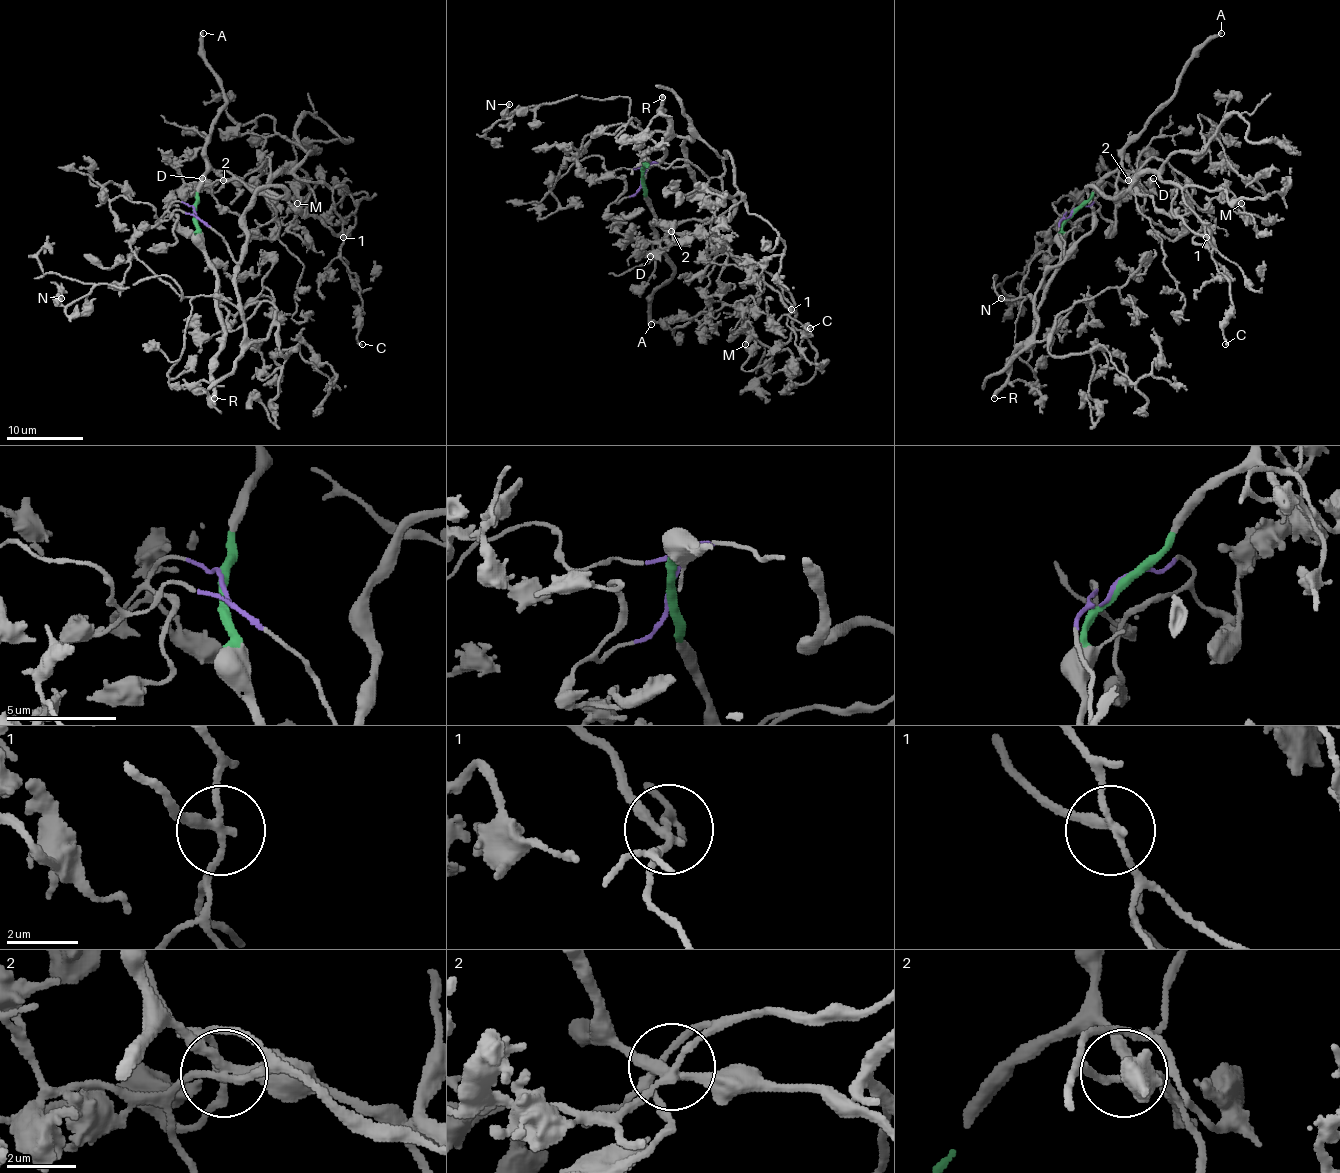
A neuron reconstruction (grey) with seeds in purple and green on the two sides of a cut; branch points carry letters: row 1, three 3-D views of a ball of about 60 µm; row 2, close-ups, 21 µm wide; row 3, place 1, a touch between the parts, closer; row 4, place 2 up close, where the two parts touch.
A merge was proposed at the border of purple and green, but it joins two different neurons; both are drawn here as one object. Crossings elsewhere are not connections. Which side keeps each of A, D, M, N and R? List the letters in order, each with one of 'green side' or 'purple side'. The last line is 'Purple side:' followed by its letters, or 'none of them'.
A: green side
D: purple side
M: purple side
N: purple side
R: green side
Purple side: D, M, N

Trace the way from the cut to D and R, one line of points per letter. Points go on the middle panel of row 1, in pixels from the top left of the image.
D: (642, 176), (651, 163), (686, 167), (691, 195), (709, 190), (734, 203), (714, 218), (682, 220), (649, 257)
R: (642, 176), (647, 165), (665, 155), (665, 144), (672, 136), (672, 125), (659, 111), (663, 98)

